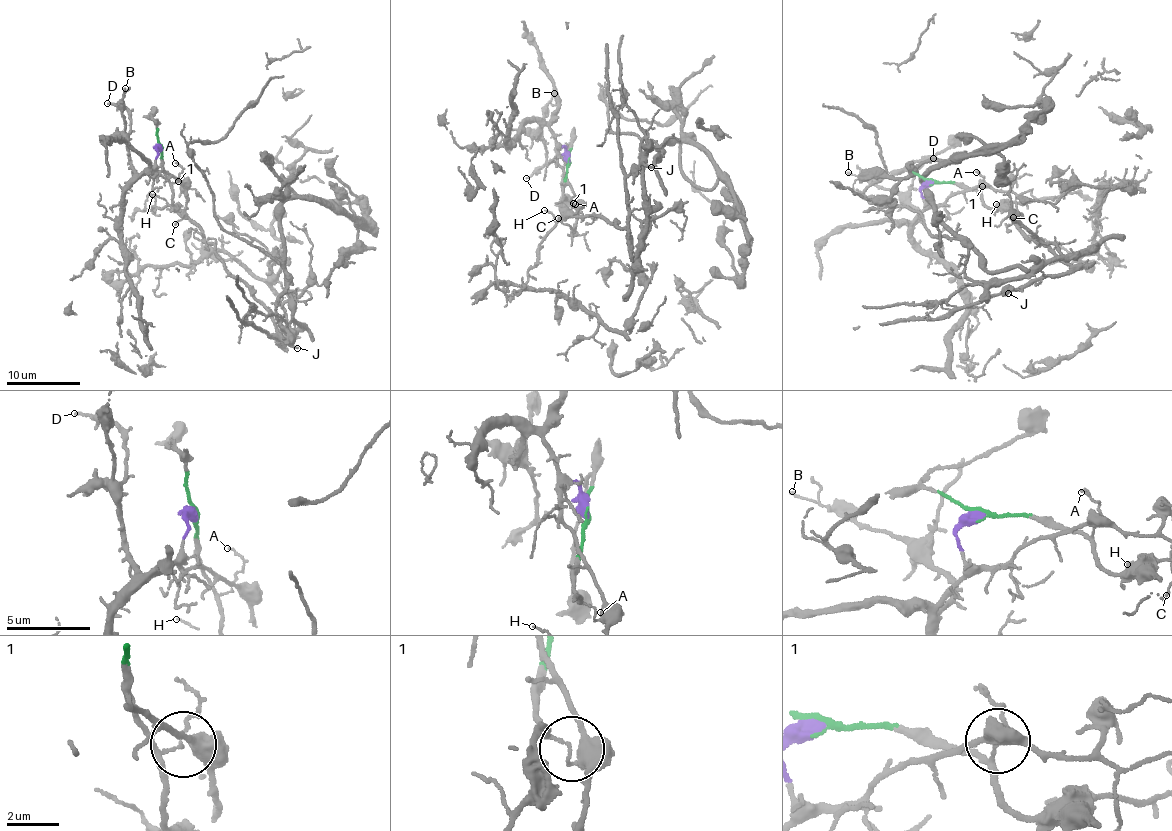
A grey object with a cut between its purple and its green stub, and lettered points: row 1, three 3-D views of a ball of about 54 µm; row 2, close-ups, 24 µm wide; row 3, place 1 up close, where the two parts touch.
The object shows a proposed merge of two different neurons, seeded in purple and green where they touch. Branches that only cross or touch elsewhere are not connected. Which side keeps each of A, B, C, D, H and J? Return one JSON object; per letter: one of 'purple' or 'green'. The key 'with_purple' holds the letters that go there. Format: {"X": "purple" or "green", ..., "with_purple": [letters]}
{"A": "green", "B": "purple", "C": "purple", "D": "purple", "H": "green", "J": "green", "with_purple": ["B", "C", "D"]}

